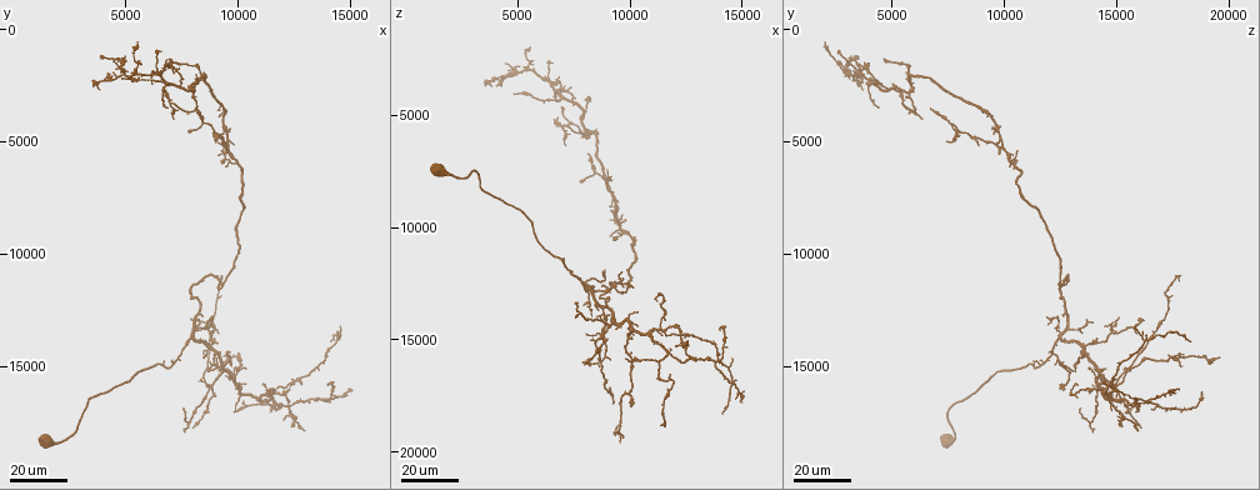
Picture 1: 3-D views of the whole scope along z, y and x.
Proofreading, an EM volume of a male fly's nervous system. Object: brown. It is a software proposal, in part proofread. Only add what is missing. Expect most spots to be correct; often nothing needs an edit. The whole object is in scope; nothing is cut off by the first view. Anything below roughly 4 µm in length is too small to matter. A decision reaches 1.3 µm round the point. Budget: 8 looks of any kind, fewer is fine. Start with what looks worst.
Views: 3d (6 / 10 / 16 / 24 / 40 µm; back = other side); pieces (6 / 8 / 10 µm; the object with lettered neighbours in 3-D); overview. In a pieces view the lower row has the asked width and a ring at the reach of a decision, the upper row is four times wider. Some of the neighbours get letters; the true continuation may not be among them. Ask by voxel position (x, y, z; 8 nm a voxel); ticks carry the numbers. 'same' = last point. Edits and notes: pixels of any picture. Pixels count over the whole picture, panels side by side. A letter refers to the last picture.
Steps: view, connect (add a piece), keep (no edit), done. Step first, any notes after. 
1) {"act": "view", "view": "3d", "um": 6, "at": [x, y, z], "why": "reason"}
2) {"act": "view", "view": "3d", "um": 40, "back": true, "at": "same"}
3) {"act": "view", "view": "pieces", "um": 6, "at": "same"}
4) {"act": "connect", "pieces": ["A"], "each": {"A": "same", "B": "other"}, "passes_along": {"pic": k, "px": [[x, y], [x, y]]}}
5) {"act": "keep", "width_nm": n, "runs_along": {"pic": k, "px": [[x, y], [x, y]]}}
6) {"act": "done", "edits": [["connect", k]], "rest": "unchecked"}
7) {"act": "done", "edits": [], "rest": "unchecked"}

{"act": "view", "view": "3d", "um": 16, "at": [9600, 14400, 12100], "why": "free end"}

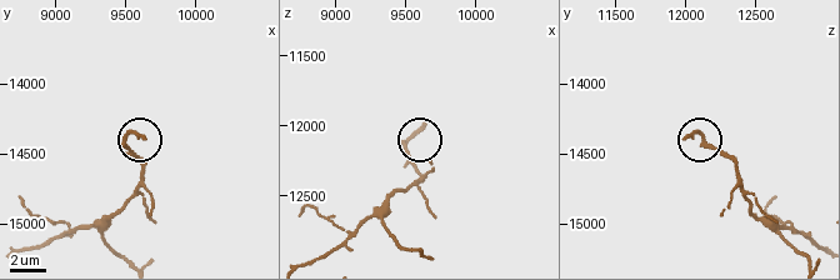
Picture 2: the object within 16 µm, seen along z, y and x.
{"act": "view", "view": "pieces", "um": 6, "at": [9620, 14400, 12000]}

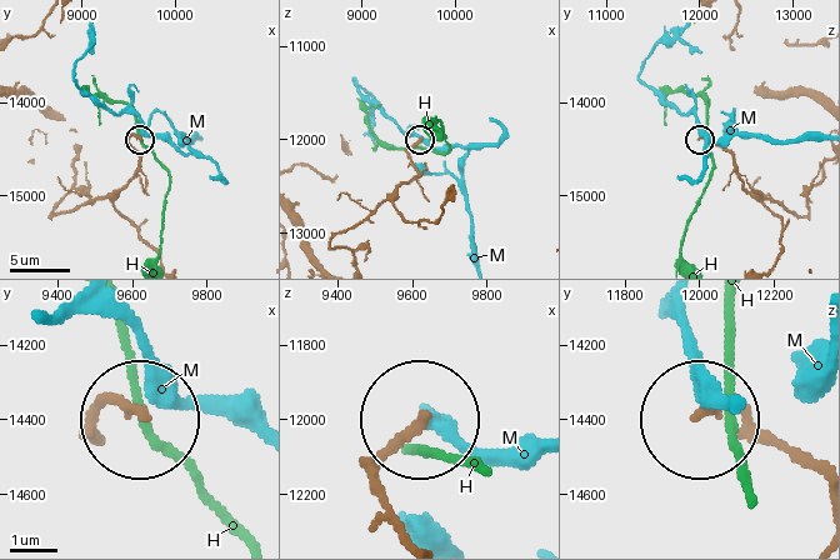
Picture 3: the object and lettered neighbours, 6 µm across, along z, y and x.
{"act": "keep", "each": {"H": "other", "M": "other"}, "runs_along": {"pic": 3, "px": [[353, 259], [330, 243], [419, 174], [410, 155], [418, 141]]}, "found": "none of them fits"}

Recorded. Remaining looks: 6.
{"act": "view", "view": "3d", "um": 24, "at": [10200, 16100, 12700], "why": "thin end"}

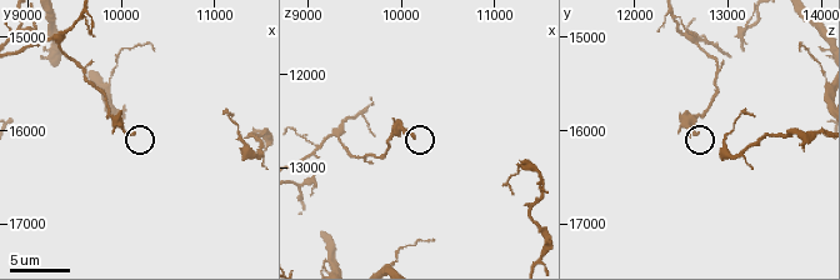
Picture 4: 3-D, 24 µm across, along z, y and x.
{"act": "view", "view": "pieces", "um": 10, "at": [10100, 16050, 12650]}

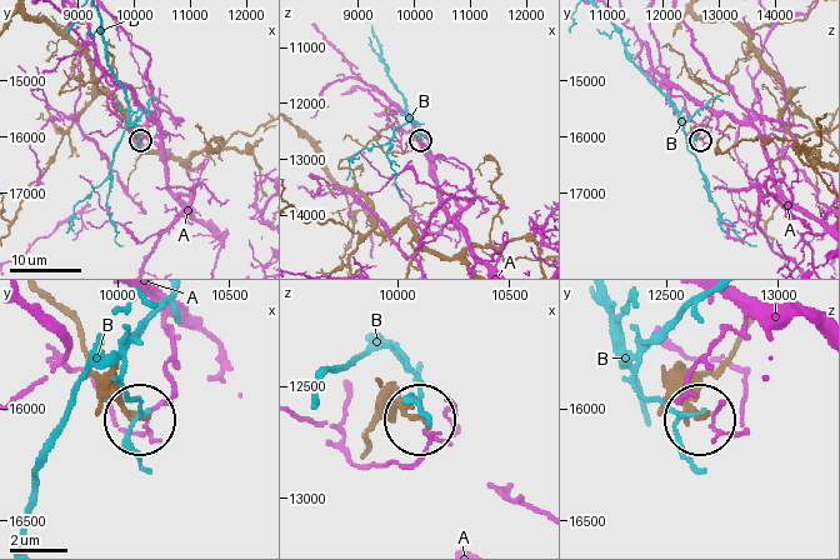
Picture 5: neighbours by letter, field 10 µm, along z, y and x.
{"act": "keep", "each": {"A": "other", "B": "other"}, "runs_along": {"pic": 5, "px": [[365, 449], [375, 428], [396, 409], [415, 418]]}, "found": "no lettered piece goes on from it"}

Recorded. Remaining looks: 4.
{"act": "view", "view": "3d", "um": 16, "at": [12900, 17900, 16000], "why": "branch stops here"}

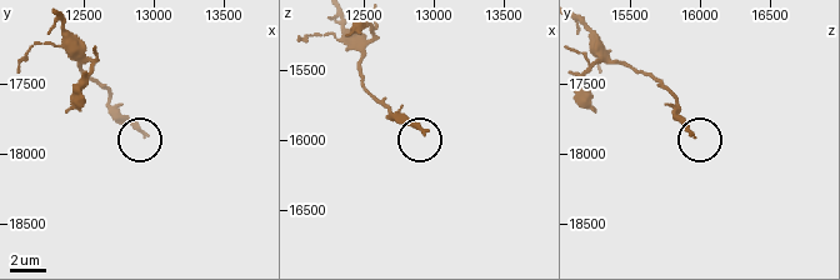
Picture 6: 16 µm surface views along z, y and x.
{"act": "view", "view": "pieces", "um": 6, "at": [12960, 17840, 15940]}

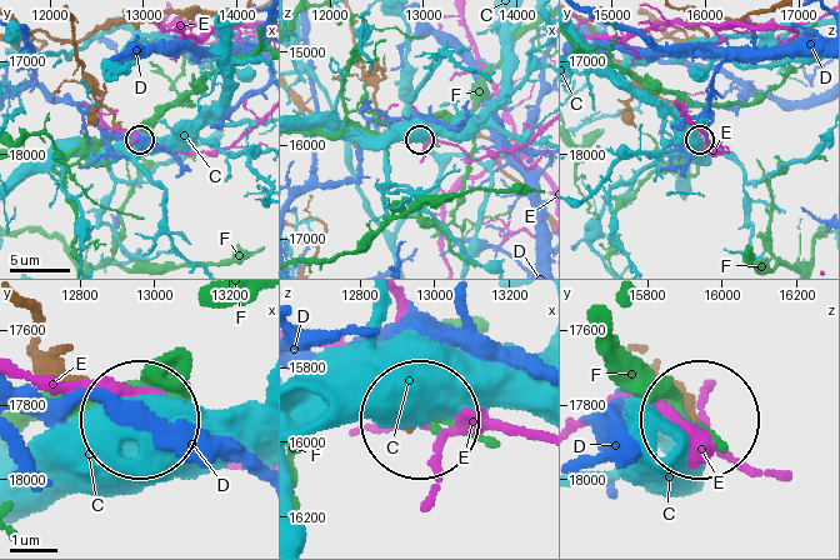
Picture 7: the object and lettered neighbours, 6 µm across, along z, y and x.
{"act": "keep", "width_nm": 160, "each": {"C": "other", "D": "other", "E": "other", "F": "other"}, "found": "no lettered piece goes on from it"}

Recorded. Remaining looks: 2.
{"act": "view", "view": "3d", "um": 16, "at": [12800, 15900, 14800]}

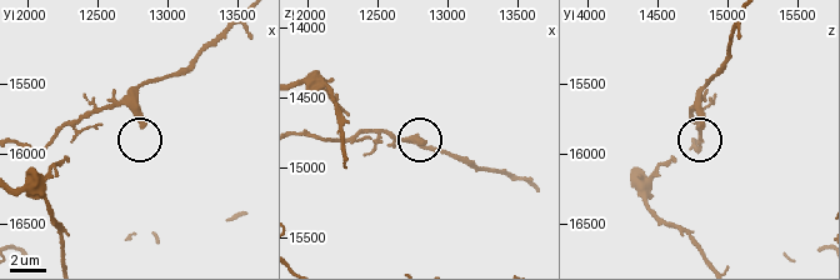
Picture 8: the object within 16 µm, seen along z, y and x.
{"act": "view", "view": "pieces", "um": 10, "at": [12840, 15780, 14800]}

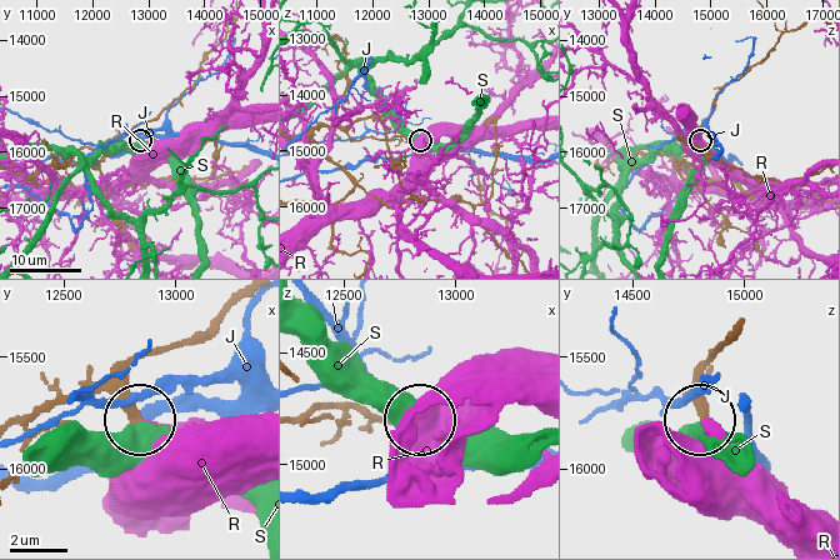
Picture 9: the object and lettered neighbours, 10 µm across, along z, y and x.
{"act": "keep", "each": {"J": "other", "R": "other", "S": "other"}, "runs_along": {"pic": 9, "px": [[25, 421], [105, 390], [138, 414]]}, "found": "no lettered piece goes on from it"}

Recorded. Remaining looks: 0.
{"act": "done", "edits": [], "rest": "unchecked"}

